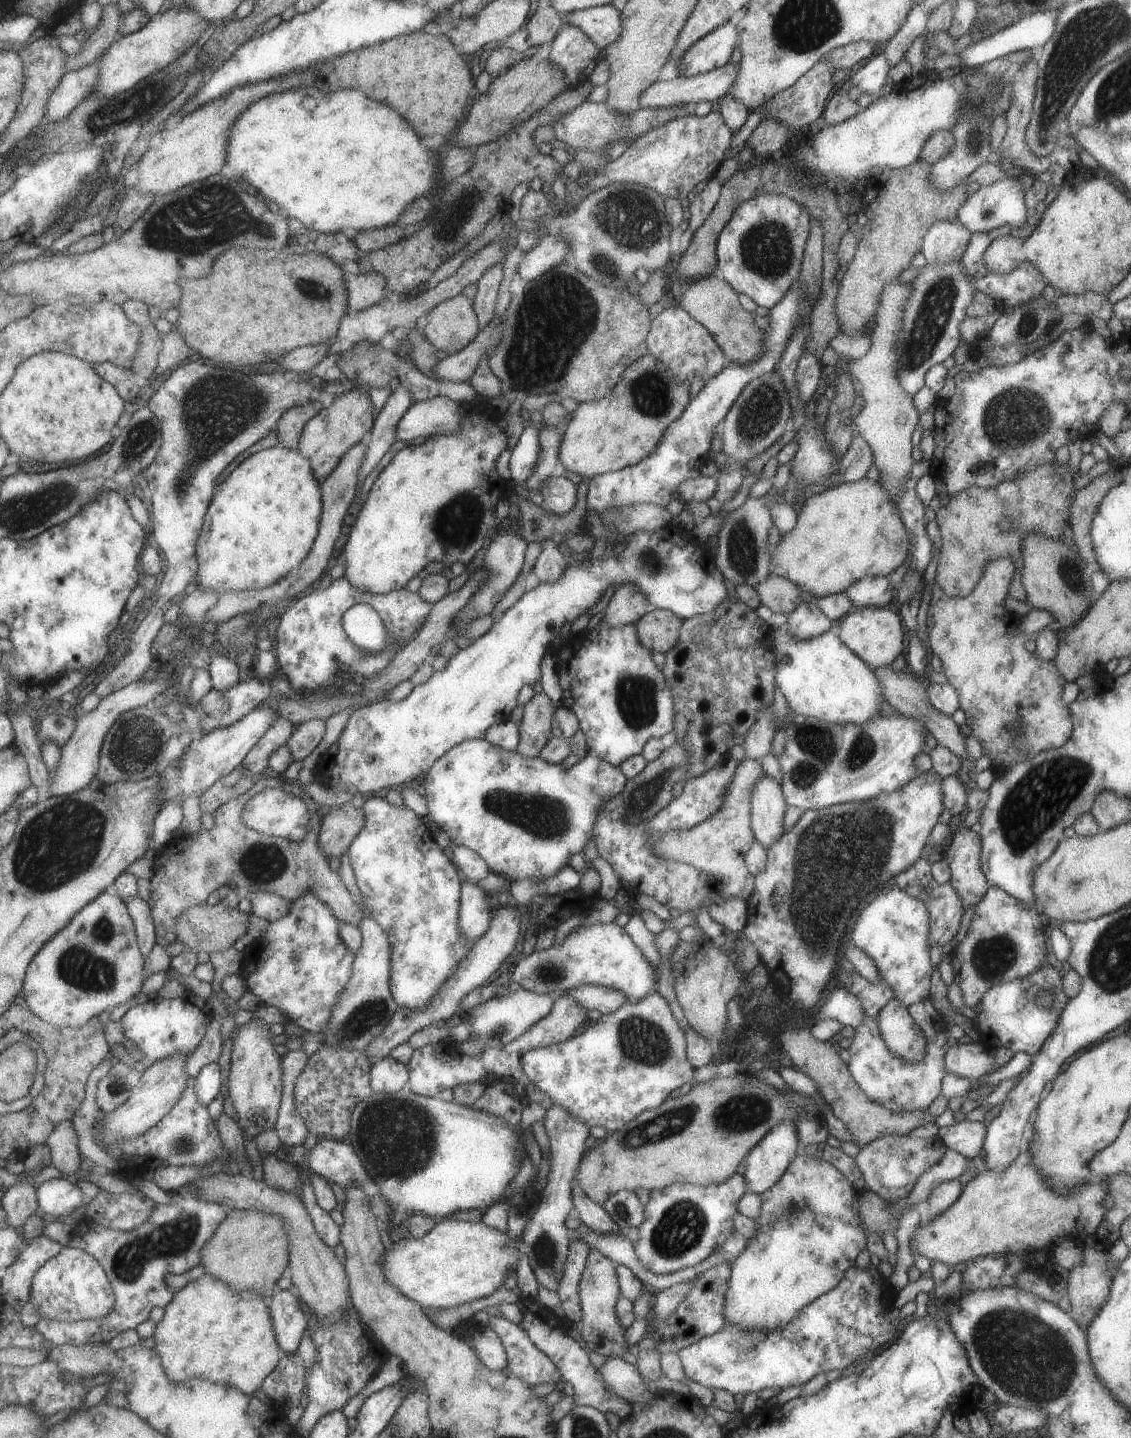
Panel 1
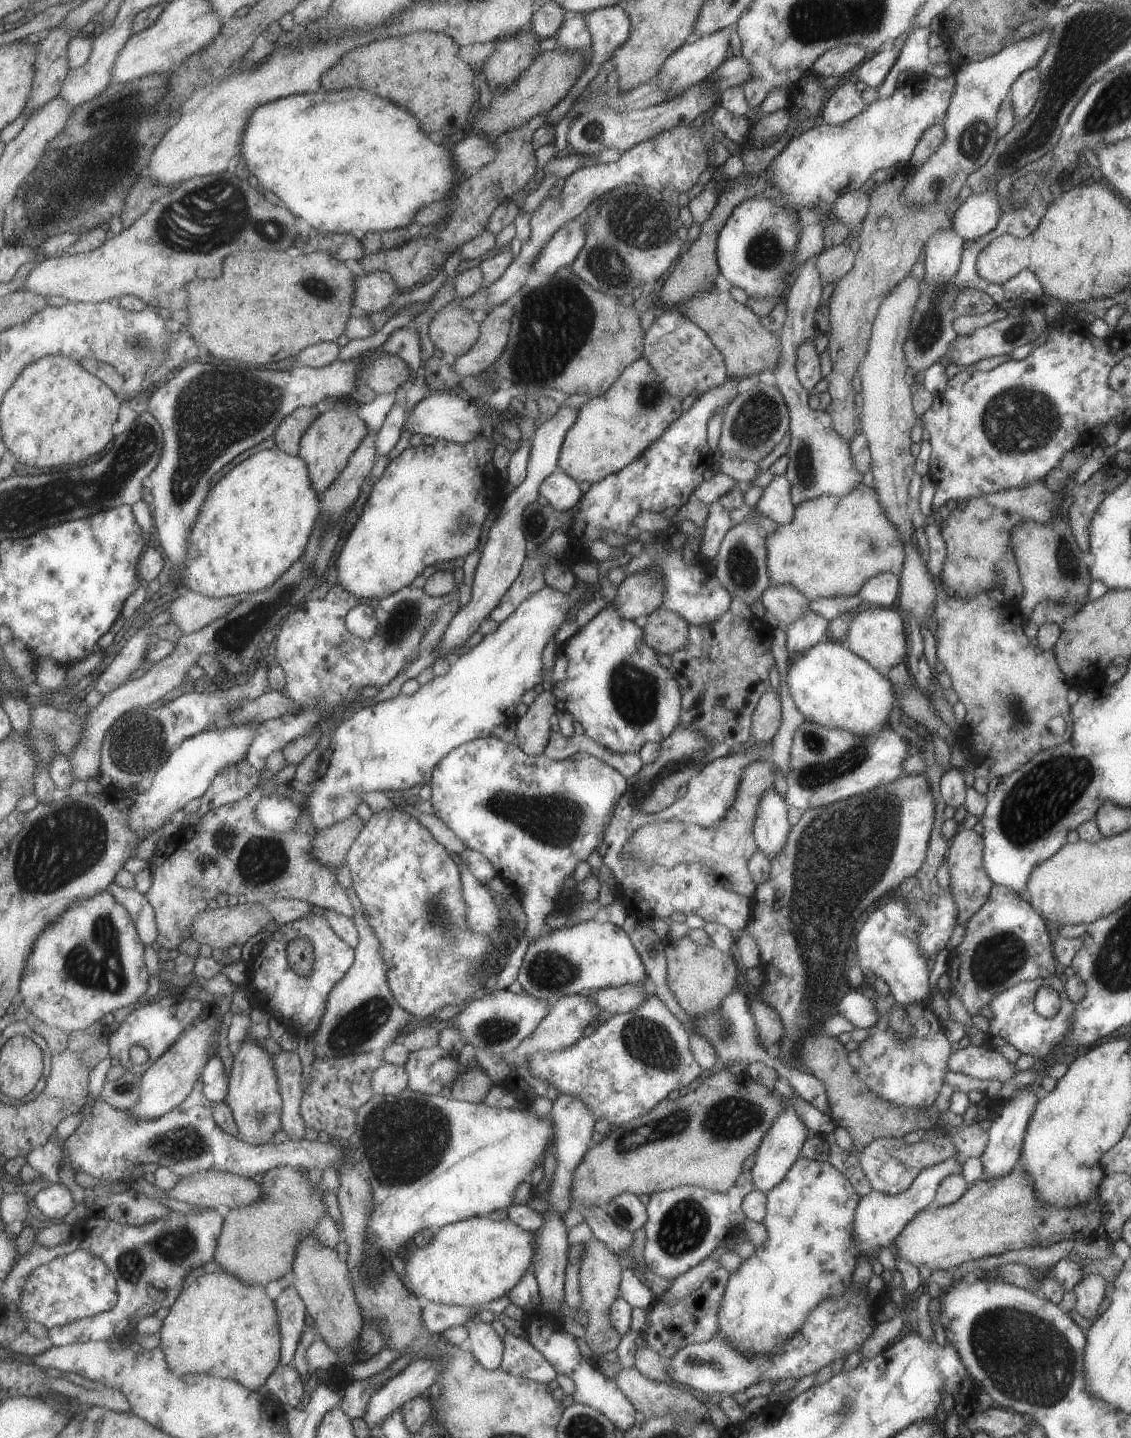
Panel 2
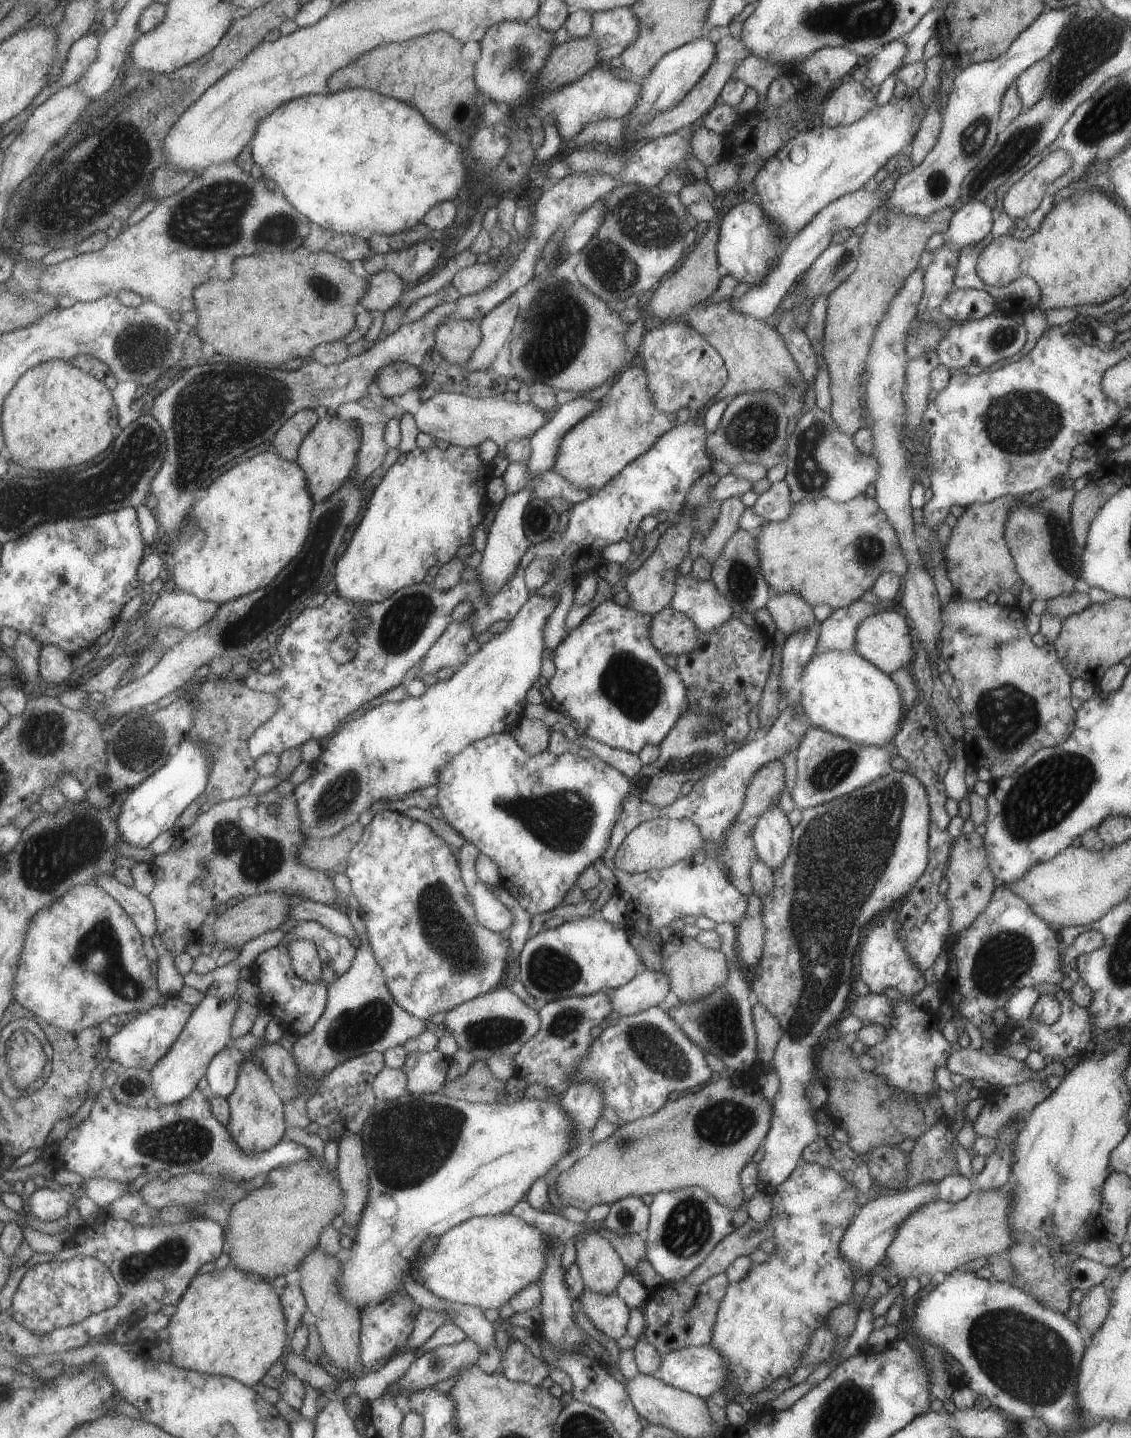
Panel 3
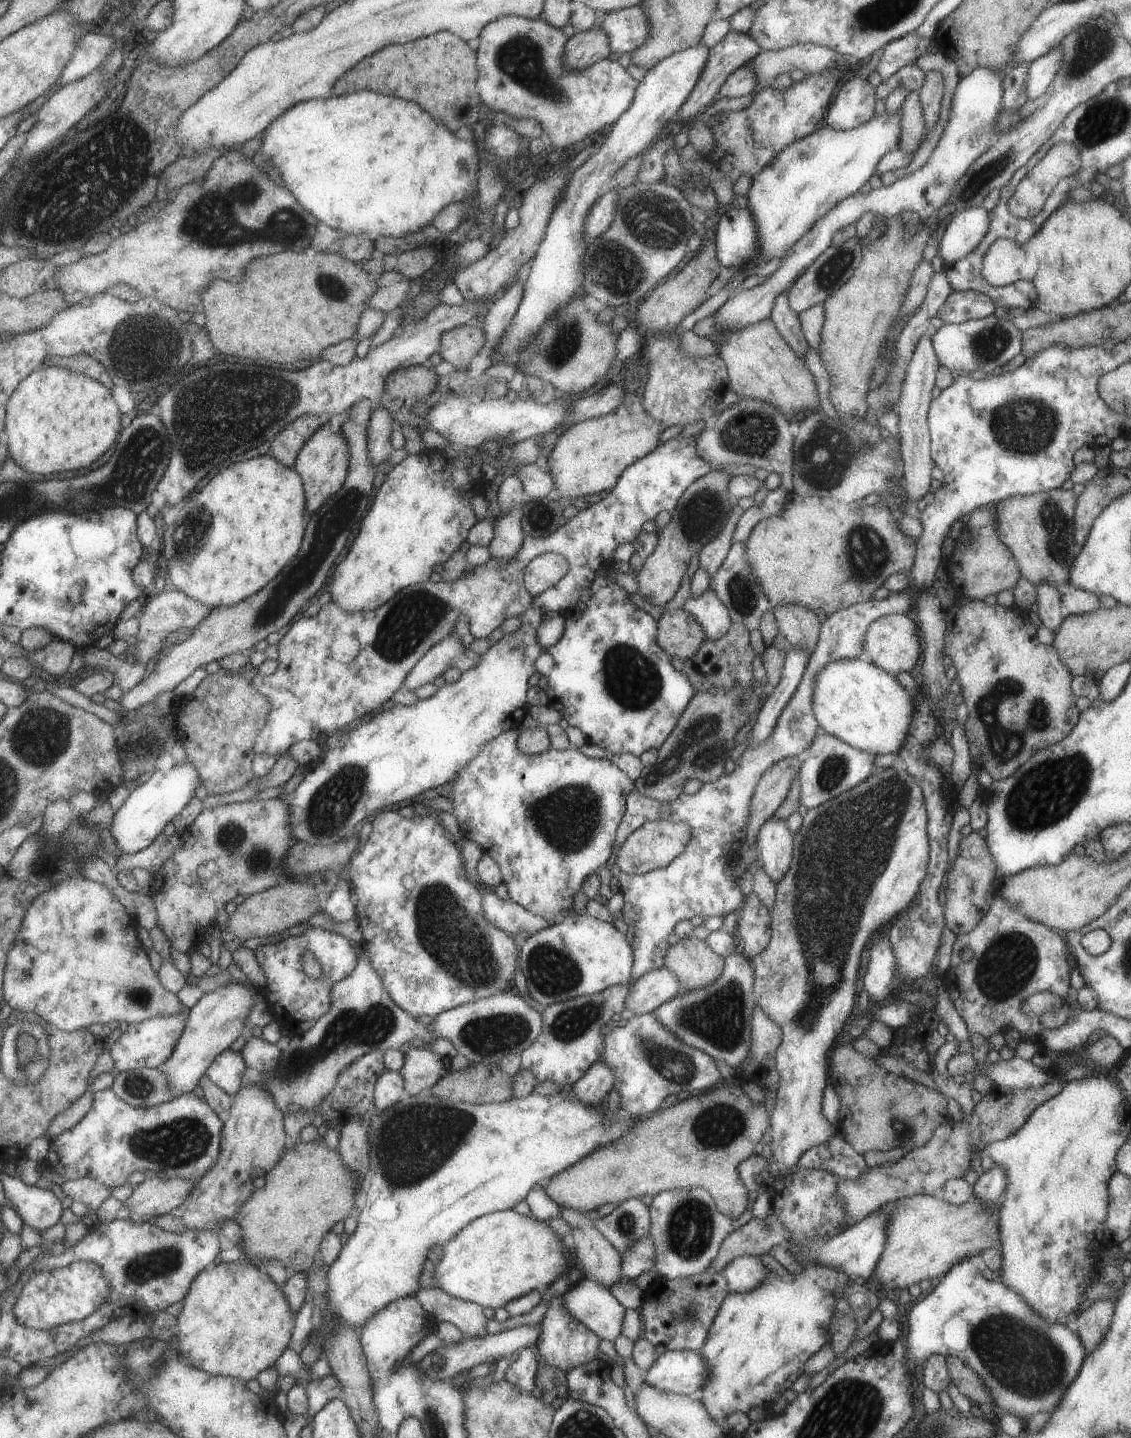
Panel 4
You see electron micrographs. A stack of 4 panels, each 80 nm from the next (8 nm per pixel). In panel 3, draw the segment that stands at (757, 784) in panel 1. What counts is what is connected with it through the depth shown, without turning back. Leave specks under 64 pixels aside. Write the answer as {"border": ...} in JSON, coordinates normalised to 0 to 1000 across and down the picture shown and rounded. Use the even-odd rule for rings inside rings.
{"border":[[[686,558],[670,567],[665,583],[670,598],[683,606],[698,594],[700,574]]]}

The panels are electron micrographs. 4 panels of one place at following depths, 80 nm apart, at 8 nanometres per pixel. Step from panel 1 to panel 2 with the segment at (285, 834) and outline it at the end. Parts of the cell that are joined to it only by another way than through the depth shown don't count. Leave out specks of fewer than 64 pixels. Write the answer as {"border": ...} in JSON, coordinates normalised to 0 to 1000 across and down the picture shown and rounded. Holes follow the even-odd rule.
{"border":[[[241,551],[230,555],[225,563],[225,568],[231,572],[232,575],[248,579],[256,578],[260,575],[265,565],[264,560]]]}

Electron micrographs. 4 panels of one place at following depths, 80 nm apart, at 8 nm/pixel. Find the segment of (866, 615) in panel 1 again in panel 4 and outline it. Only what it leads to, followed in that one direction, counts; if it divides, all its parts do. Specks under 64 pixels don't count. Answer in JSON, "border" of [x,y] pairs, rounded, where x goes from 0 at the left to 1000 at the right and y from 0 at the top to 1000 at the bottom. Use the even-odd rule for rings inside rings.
{"border":[[[788,427],[777,429],[767,434],[763,447],[764,457],[786,469],[805,466],[813,455],[812,435],[805,427]]]}

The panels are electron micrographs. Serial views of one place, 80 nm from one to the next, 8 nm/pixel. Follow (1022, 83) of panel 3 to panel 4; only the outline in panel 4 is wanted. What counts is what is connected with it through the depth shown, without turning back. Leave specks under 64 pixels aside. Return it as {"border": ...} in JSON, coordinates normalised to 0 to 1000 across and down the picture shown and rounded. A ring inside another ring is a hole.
{"border":[[[938,31],[927,34],[922,39],[911,43],[907,54],[907,68],[920,70],[927,63],[939,41]]]}

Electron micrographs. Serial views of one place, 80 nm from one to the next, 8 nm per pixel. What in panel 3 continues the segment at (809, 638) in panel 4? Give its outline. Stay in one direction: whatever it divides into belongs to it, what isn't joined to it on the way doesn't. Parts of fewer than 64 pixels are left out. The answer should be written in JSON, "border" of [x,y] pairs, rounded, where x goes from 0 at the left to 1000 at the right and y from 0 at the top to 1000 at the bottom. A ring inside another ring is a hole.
{"border":[[[703,412],[682,413],[676,423],[694,445],[705,439],[714,437],[721,430],[718,423]]]}

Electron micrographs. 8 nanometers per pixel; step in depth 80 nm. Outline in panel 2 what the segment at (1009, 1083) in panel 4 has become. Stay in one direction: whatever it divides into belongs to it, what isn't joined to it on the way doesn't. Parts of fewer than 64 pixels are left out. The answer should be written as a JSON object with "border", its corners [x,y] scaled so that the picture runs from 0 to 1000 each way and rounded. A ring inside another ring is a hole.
{"border":[[[858,726],[851,729],[843,729],[838,734],[838,744],[867,751],[882,750],[885,754],[900,745],[883,730]]]}

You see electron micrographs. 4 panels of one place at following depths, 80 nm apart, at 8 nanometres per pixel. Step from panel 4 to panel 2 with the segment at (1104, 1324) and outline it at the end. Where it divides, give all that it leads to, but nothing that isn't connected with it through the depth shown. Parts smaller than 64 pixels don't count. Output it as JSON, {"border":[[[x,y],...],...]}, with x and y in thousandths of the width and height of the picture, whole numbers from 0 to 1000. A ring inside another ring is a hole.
{"border":[[[961,885],[954,892],[948,896],[951,905],[950,910],[958,917],[967,919],[972,914],[972,907],[978,901],[979,892],[972,886]]]}

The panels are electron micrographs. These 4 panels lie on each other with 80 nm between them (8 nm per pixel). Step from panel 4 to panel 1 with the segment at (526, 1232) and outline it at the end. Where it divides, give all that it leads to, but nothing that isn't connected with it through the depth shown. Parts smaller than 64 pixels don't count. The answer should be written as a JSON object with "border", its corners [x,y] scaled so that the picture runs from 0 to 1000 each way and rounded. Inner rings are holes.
{"border":[[[390,848],[376,860],[347,862],[346,869],[339,872],[337,887],[349,898],[369,905],[374,911],[401,910],[426,904],[445,893],[457,879],[459,864],[460,860],[454,861],[449,857],[429,854],[425,849]]]}

